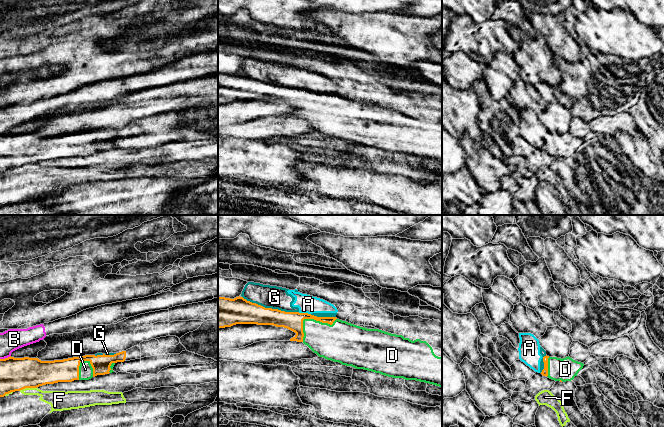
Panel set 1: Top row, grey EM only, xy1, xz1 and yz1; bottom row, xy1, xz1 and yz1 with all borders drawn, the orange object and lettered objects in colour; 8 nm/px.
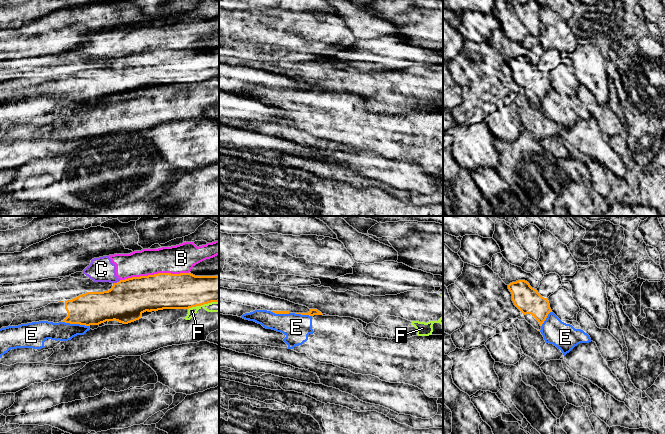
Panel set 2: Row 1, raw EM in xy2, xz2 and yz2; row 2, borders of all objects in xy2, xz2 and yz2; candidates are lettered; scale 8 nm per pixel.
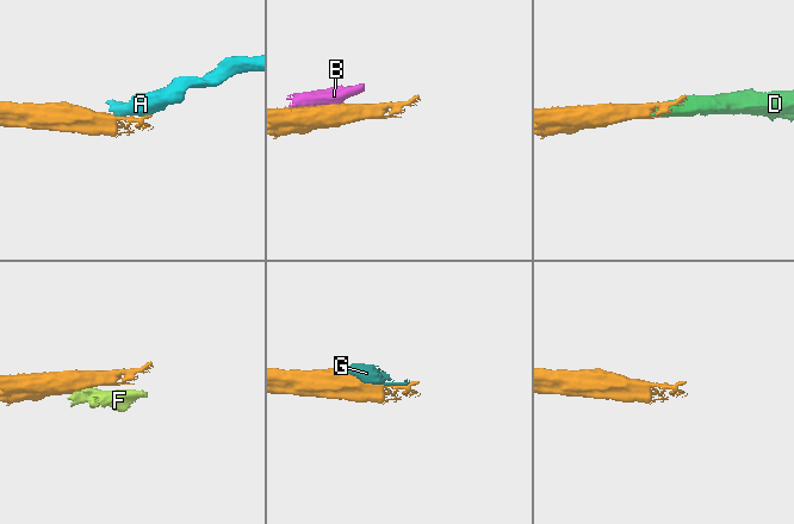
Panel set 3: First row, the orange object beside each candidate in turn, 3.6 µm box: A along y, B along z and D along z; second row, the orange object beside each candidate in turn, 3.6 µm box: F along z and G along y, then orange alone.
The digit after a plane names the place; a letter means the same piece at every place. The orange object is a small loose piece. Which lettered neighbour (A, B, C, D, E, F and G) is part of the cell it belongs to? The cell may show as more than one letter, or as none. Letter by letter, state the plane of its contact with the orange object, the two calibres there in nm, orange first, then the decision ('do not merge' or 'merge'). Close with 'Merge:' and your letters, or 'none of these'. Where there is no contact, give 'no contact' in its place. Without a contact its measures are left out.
A: contact in xz1; calibres 150 and 140 nm; do not merge
B: contact in xy2; calibres 300 and 220 nm; do not merge
C: contact in xy2; calibres 320 and 200 nm; do not merge
D: contact in xz1; calibres 150 and 280 nm; merge
E: contact in xy2; calibres 280 and 150 nm; do not merge
F: contact in xy2; calibres 280 and 80 nm; do not merge
G: contact in xz1; calibres 200 and 180 nm; do not merge
Merge: D

